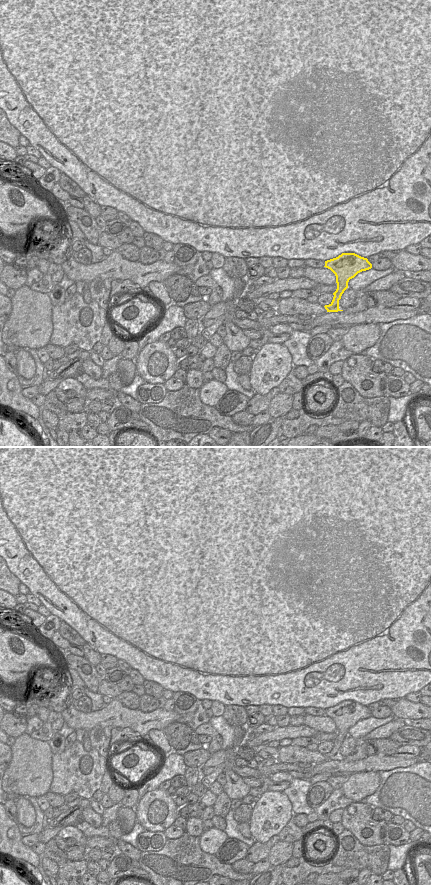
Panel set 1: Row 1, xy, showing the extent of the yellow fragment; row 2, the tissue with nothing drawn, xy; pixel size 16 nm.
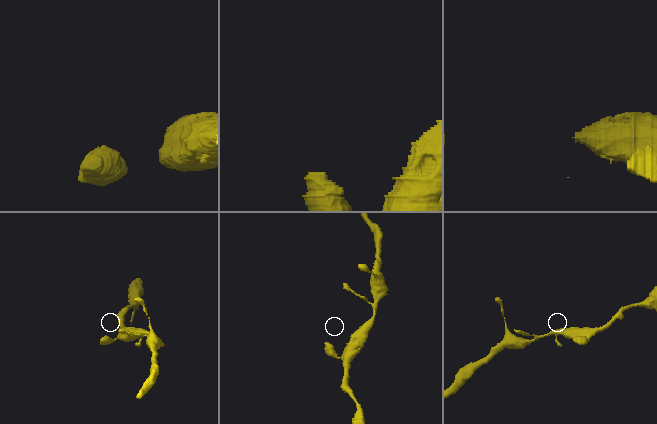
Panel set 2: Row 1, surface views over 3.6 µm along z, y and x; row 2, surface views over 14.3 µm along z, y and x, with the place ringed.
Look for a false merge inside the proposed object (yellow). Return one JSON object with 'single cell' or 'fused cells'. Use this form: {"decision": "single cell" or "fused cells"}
{"decision": "single cell"}

